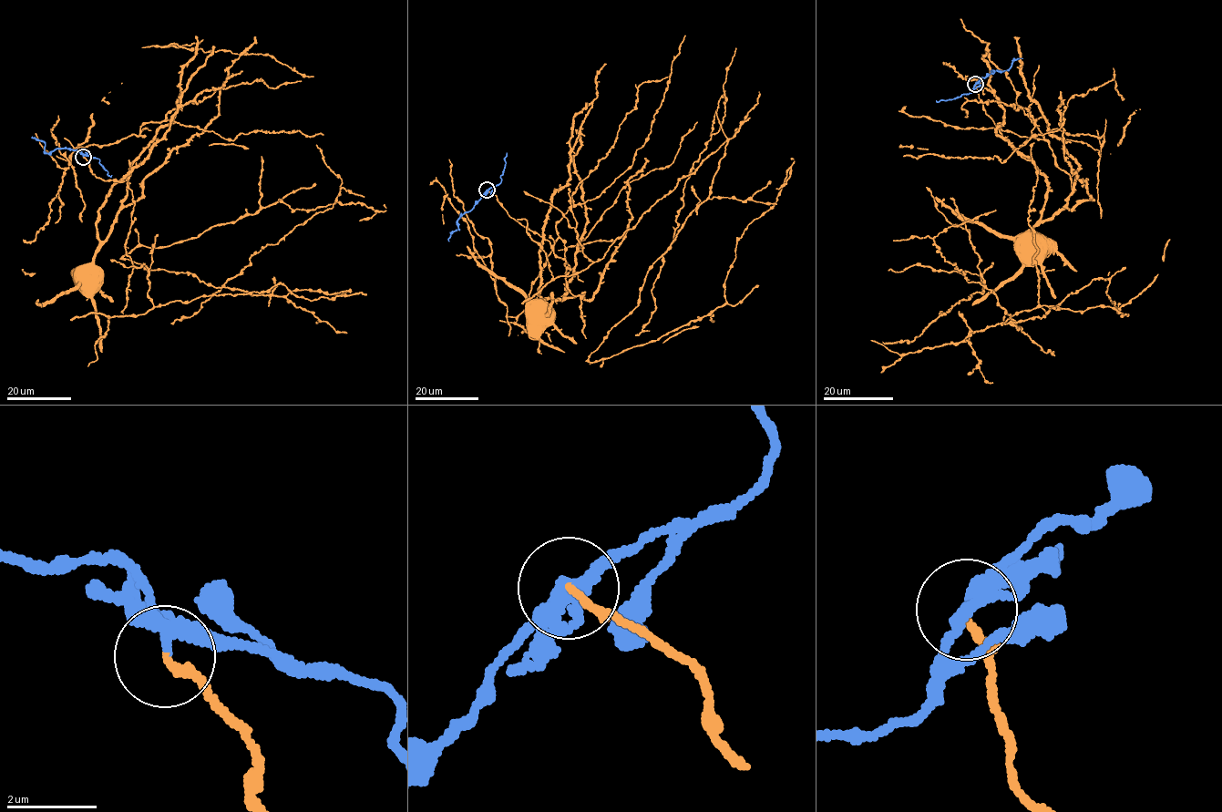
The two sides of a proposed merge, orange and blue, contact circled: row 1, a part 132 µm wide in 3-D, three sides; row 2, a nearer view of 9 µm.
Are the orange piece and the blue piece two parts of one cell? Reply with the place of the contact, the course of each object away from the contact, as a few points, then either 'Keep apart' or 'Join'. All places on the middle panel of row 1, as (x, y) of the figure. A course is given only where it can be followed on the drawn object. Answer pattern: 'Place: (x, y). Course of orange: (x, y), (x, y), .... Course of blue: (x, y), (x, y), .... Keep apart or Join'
Place: (487, 190). Course of orange: (487, 190), (509, 215), (542, 237), (539, 252), (541, 279), (538, 288), (544, 302), (539, 310). Course of blue: (487, 190), (469, 210), (461, 214), (457, 220), (459, 229), (451, 234), (448, 241). Keep apart

